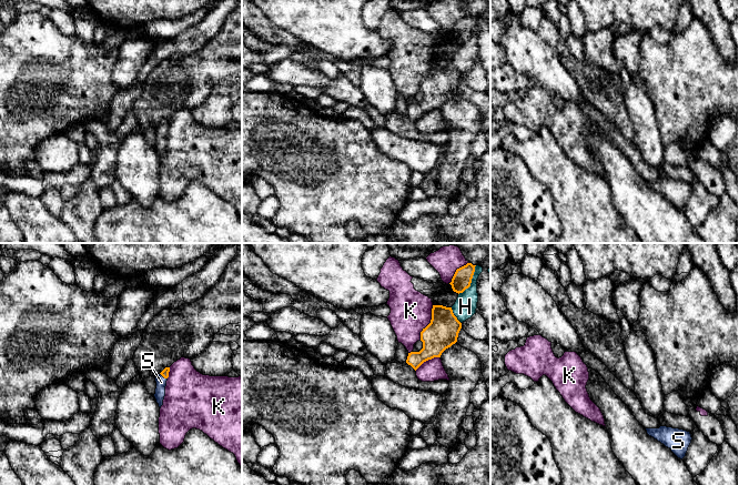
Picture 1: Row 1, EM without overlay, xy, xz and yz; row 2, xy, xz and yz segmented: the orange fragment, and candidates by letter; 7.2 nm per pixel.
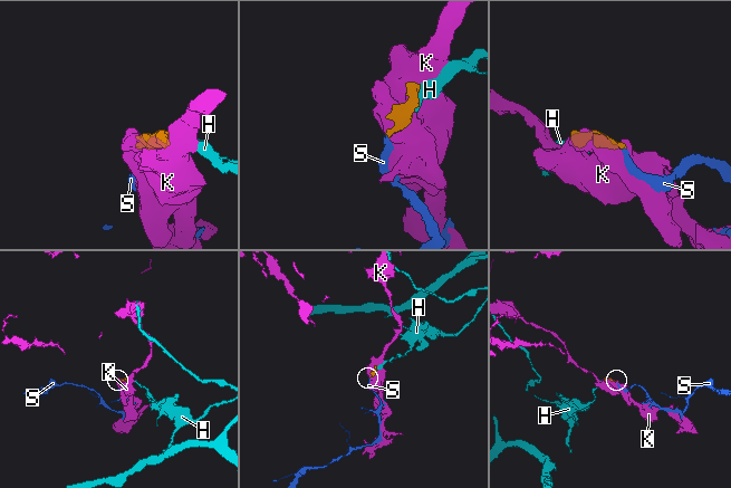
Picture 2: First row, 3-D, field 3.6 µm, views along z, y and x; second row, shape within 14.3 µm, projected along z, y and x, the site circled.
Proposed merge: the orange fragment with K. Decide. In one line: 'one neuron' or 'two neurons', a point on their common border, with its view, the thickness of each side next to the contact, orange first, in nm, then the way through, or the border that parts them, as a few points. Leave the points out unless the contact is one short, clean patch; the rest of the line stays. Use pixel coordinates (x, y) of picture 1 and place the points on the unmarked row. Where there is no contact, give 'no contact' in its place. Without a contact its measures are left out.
two neurons; contact xz (429, 74); calibres 220 and 300 nm

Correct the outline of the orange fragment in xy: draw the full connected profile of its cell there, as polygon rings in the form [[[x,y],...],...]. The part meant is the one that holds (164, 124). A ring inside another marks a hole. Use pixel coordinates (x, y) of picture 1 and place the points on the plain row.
[[[165,119],[156,129],[156,140],[155,140],[155,145],[154,149],[156,151],[156,154],[159,155],[159,159],[163,156],[163,151],[165,148],[165,138],[166,138],[166,132],[169,129],[169,123],[170,119]]]

